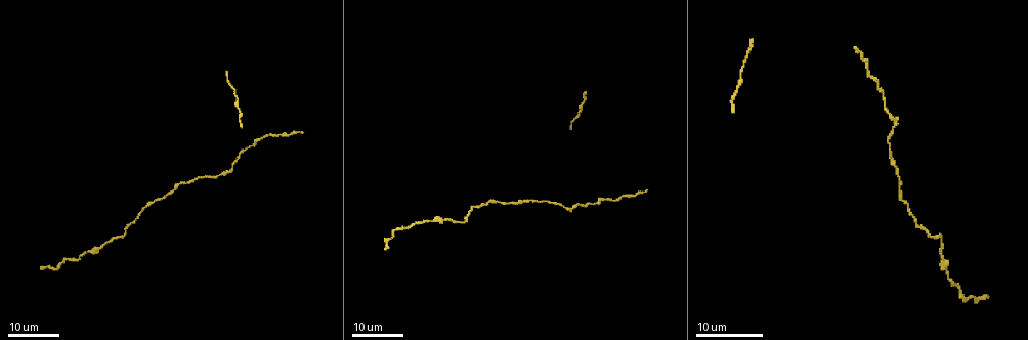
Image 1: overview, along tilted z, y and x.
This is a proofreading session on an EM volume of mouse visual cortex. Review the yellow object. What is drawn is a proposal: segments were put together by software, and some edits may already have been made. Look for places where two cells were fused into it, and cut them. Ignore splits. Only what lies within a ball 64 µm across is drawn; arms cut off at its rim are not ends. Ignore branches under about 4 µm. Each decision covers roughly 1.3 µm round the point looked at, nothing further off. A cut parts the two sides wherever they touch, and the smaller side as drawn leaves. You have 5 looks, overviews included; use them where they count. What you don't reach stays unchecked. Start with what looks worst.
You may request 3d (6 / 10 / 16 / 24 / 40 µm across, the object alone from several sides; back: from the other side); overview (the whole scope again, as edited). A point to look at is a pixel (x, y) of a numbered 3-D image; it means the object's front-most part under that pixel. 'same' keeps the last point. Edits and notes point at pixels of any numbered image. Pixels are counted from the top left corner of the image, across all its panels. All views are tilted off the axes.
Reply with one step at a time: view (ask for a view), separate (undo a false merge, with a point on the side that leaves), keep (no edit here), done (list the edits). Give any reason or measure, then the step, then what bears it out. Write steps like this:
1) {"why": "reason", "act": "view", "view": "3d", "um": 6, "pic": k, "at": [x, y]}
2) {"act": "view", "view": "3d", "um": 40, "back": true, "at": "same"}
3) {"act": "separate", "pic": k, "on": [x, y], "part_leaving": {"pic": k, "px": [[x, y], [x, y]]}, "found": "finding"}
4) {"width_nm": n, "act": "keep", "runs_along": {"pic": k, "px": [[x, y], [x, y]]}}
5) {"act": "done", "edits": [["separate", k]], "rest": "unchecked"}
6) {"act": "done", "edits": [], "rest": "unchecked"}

{"why": "thick turns thin", "act": "view", "view": "3d", "um": 16, "pic": 1, "at": [890, 118]}

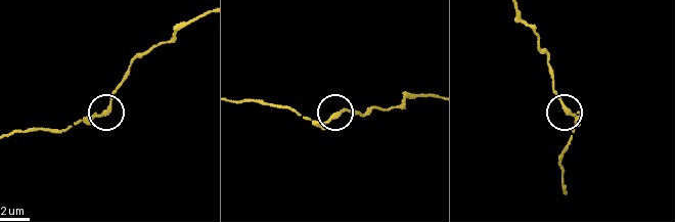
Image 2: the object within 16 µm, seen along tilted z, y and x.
{"act": "view", "view": "3d", "um": 10, "pic": 2, "at": [568, 109]}

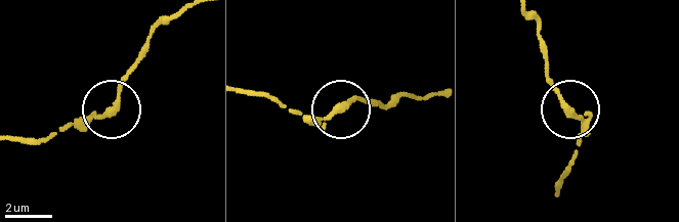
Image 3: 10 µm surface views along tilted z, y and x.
{"width_nm": 240, "act": "keep", "found": "one cell here"}

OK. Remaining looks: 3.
{"why": "narrows sharply", "act": "view", "view": "3d", "um": 16, "pic": 1, "at": [465, 221]}

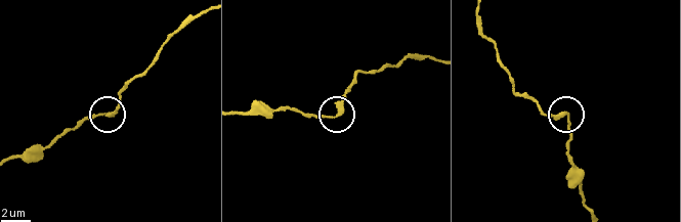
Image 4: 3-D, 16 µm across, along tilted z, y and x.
{"act": "view", "view": "3d", "um": 10, "pic": 4, "at": [104, 114]}

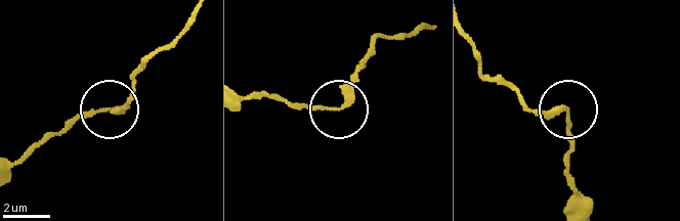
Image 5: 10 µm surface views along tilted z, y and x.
{"act": "keep", "runs_along": {"pic": 5, "px": [[193, 13], [140, 70], [123, 113], [76, 115], [42, 138]]}, "found": "all the same cell"}

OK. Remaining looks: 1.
{"act": "done", "edits": [], "rest": "unchecked"}

